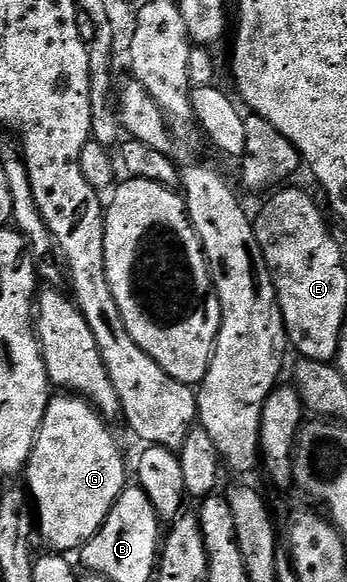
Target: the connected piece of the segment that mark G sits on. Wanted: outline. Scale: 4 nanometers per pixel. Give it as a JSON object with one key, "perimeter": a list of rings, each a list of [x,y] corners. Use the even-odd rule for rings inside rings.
{"perimeter":[[[76,394],[62,395],[66,396],[53,395],[49,399],[44,421],[36,435],[36,446],[32,450],[30,461],[30,473],[33,476],[30,496],[38,509],[39,535],[40,532],[44,535],[45,542],[52,547],[49,549],[60,554],[72,554],[72,551],[75,553],[94,539],[96,532],[105,524],[111,508],[124,492],[128,468],[124,465],[124,452],[120,449],[115,434],[104,425],[103,418],[91,408],[92,404]]]}

